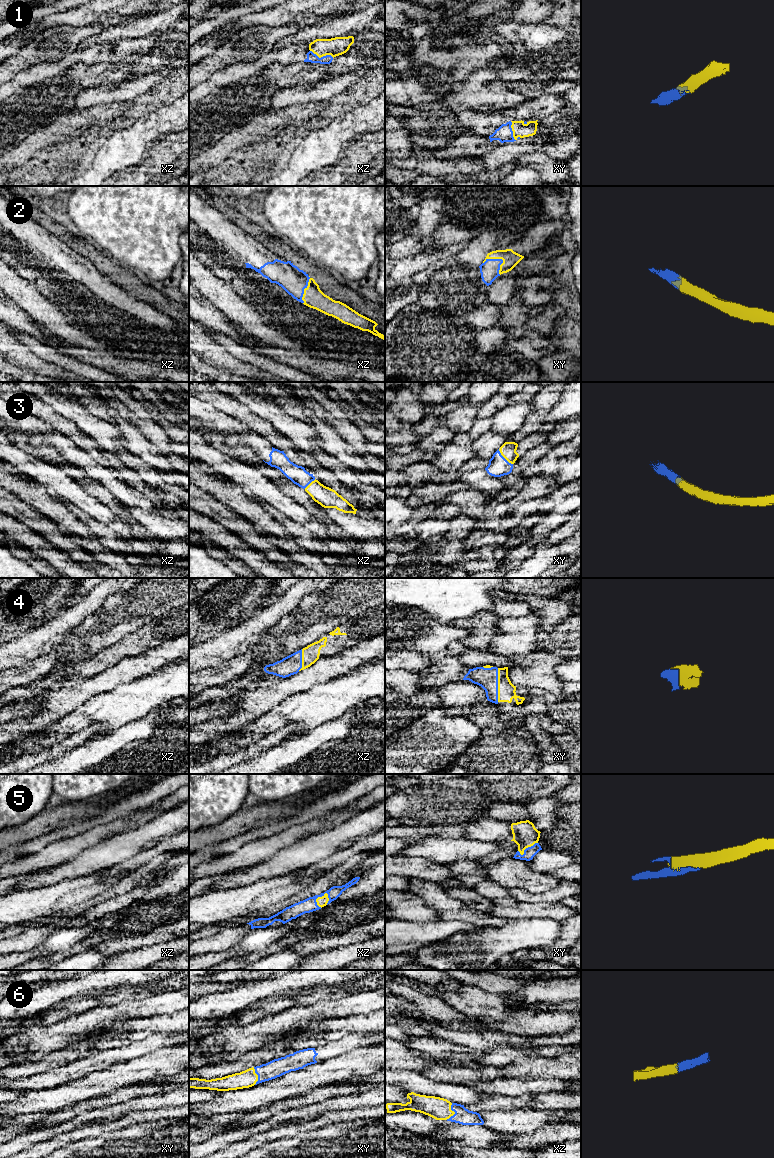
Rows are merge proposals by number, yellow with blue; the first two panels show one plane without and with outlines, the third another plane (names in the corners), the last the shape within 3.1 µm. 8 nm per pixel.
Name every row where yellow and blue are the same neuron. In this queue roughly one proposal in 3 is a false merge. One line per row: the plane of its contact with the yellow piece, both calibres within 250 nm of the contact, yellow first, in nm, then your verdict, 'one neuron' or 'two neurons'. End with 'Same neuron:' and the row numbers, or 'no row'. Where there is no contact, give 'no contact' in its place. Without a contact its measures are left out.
1: meets yellow in xz; 150 nm thick on the yellow side, 80 nm on the other; one neuron
2: meets yellow in xy; 130 nm thick on the yellow side, 150 nm on the other; one neuron
3: meets yellow in xy; 130 nm thick on the yellow side, 170 nm on the other; one neuron
4: meets yellow in xy; 140 nm thick on the yellow side, 170 nm on the other; one neuron
5: meets yellow in xz; 80 nm thick on the yellow side, 120 nm on the other; one neuron
6: meets yellow in xz; 180 nm thick on the yellow side, 130 nm on the other; one neuron
Same neuron: 1, 2, 3, 4, 5, 6

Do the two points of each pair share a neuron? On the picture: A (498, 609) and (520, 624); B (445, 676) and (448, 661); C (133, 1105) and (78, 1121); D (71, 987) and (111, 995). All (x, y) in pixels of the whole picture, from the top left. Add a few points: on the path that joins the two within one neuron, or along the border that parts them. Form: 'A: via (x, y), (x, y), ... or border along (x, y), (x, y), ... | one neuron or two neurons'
A: border along (530, 613), (524, 616), (500, 618) | two neurons
B: via (445, 672), (448, 665) | one neuron
C: via (119, 1109), (92, 1116) | one neuron
D: border along (94, 990), (85, 997) | two neurons

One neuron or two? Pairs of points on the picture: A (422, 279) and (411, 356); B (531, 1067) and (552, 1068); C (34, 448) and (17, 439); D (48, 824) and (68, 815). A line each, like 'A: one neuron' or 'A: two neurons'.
A: one neuron
B: one neuron
C: one neuron
D: one neuron

